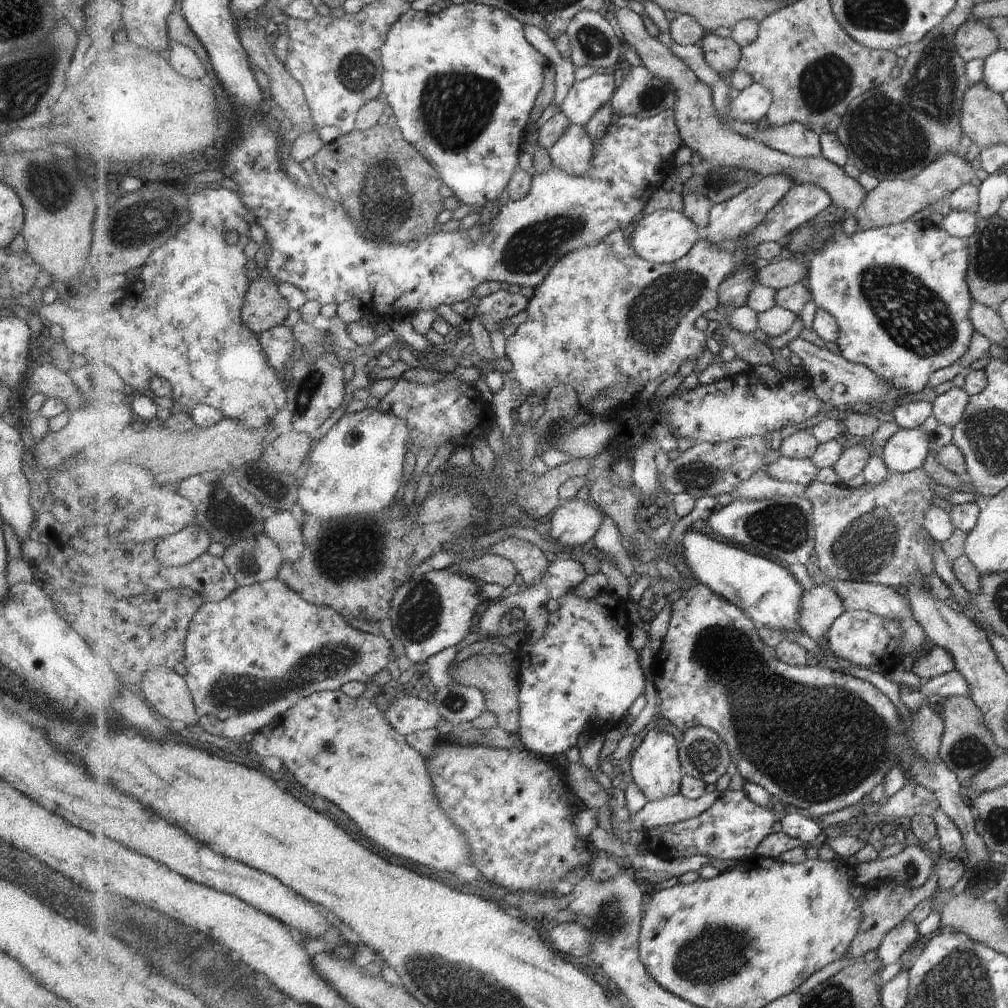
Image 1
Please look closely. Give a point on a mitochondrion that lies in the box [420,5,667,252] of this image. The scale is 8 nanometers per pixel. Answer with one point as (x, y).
(594, 43)

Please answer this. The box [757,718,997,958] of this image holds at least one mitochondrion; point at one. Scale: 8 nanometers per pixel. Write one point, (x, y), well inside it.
(968, 752)

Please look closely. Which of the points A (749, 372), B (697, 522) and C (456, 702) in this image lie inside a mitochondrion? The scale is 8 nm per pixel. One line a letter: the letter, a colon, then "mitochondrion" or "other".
A: other
B: other
C: mitochondrion

